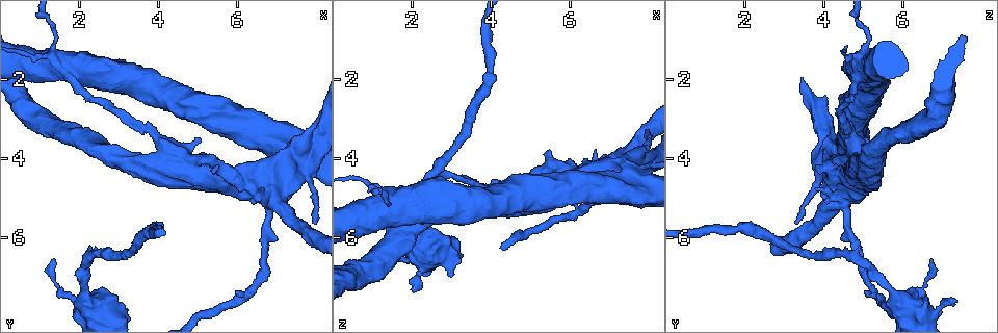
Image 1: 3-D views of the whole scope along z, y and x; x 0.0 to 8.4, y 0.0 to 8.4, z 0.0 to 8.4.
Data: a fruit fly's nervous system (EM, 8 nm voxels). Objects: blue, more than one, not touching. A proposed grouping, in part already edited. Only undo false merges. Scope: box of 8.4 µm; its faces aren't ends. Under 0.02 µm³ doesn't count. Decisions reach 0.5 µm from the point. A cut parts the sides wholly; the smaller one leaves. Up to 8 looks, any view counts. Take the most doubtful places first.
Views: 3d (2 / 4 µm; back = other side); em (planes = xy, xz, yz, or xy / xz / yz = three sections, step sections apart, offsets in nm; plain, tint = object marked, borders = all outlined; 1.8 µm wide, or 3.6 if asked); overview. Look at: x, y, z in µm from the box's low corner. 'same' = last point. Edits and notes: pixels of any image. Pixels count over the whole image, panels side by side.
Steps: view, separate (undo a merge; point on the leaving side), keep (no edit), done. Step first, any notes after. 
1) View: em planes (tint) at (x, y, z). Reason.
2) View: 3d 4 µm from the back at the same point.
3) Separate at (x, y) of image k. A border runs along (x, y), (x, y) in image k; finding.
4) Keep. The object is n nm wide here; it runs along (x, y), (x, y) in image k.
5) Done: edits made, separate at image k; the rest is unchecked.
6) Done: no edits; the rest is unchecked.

View: 3d 4 µm at (7.60, 4.00, 4.15). Small branch off a trunk.

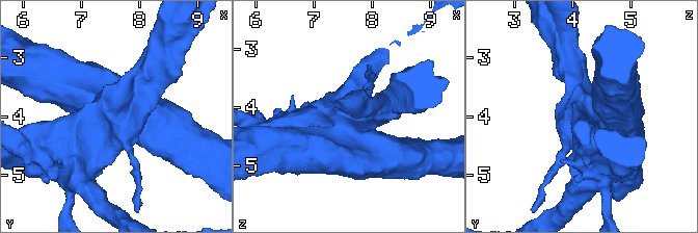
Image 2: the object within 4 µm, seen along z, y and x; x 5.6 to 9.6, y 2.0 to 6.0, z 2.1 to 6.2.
View: em 3.6 µm xy step 8 (tint) at (7.60, 4.05, 4.10).

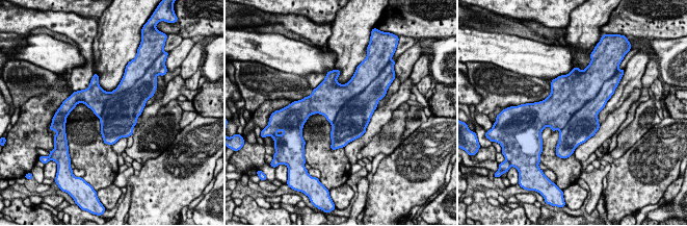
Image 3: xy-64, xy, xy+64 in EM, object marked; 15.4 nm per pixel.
View: em 3.6 µm planes (tint) at the same point. Cut it another way.

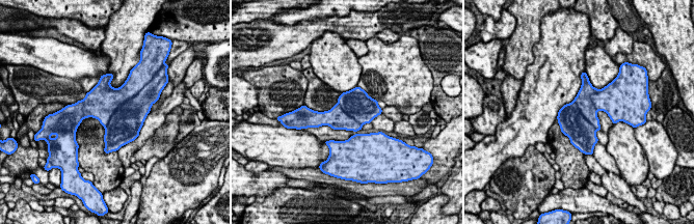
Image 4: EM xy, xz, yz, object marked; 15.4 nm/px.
Separate at (104, 100) of image 4. A border runs along (141, 89), (116, 108), (105, 128) in image 4; a second neuron is stuck on.

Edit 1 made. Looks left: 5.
View: em 3.6 µm planes (tint) at (1.30, 1.50, 5.00). Calibre changes.

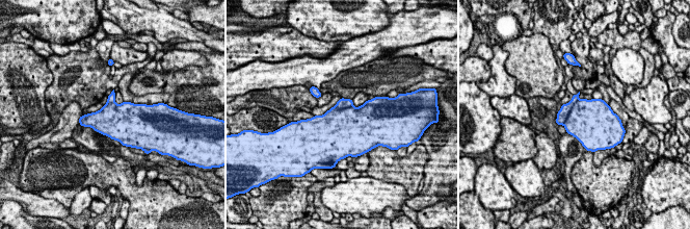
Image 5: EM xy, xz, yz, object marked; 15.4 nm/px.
Keep. One neuron here.

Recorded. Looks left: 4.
Done: edits made, separate at image 4; the rest is unchecked.

